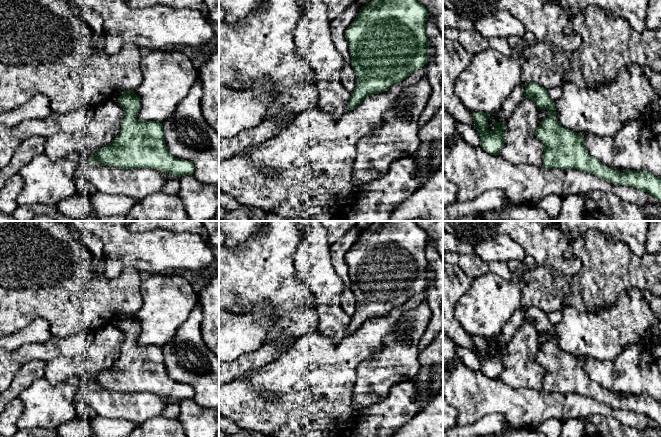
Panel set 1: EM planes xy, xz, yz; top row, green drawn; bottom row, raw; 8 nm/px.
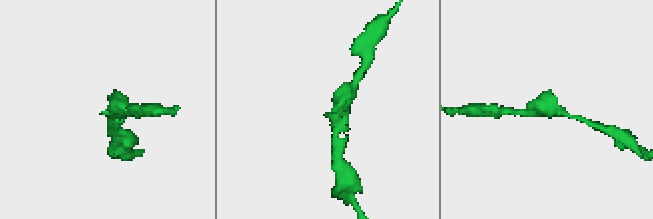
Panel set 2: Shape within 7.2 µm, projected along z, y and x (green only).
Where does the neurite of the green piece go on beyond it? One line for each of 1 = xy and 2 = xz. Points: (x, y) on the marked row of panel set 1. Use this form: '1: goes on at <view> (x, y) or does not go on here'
1: does not go on here
2: does not go on here

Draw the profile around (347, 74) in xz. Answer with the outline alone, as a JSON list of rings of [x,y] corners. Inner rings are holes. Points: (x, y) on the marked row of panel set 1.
[[[344,63],[342,68],[339,70],[341,77],[341,83],[346,90],[352,92],[355,88],[355,72],[351,64]]]

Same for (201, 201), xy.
[[[193,175],[180,177],[178,196],[192,221],[210,221],[219,209],[219,185],[201,184]]]

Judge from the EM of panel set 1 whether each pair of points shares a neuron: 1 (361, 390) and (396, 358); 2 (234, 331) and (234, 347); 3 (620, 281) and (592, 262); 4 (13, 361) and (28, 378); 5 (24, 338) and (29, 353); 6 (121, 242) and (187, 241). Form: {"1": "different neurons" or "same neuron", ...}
{"1": "same neuron", "2": "same neuron", "3": "same neuron", "4": "different neurons", "5": "different neurons", "6": "same neuron"}

